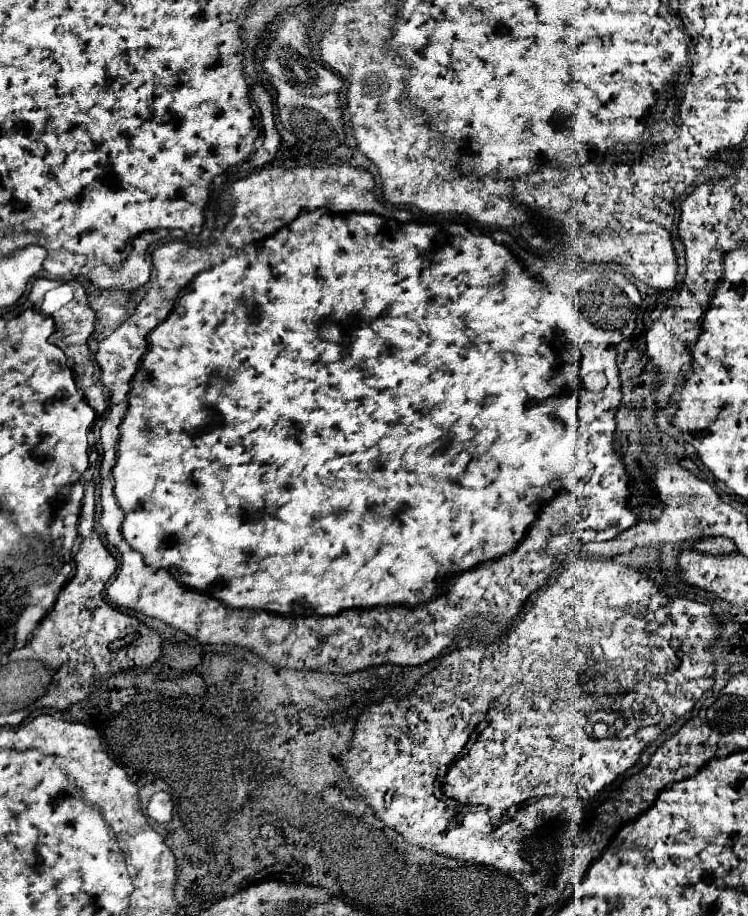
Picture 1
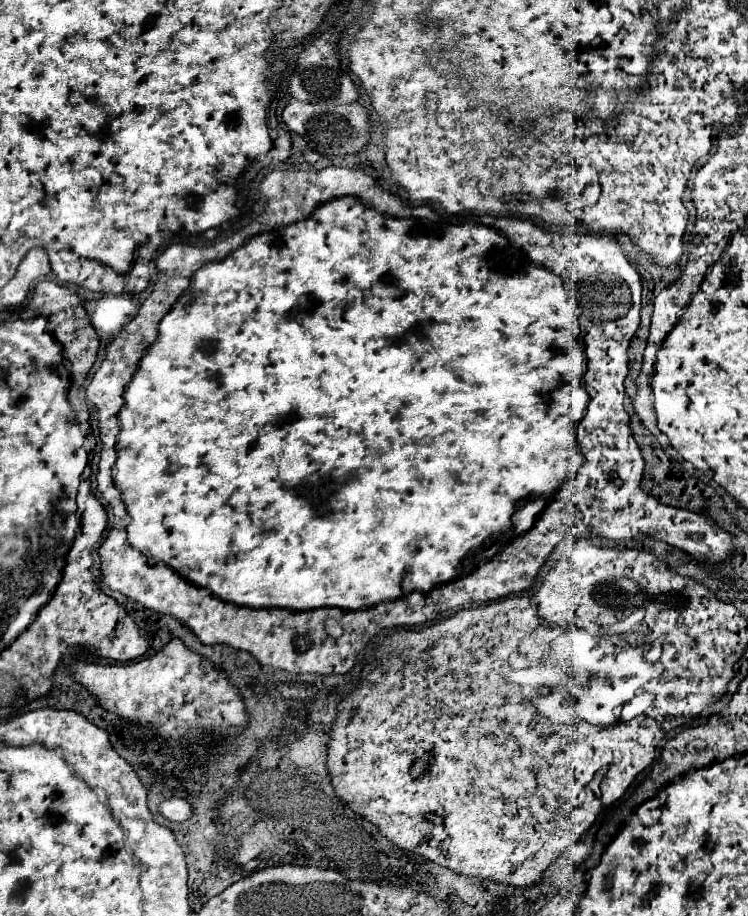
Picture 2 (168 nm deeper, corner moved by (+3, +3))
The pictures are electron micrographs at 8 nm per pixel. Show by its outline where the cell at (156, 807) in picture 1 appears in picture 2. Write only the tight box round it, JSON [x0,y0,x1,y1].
[159,798,191,822]

